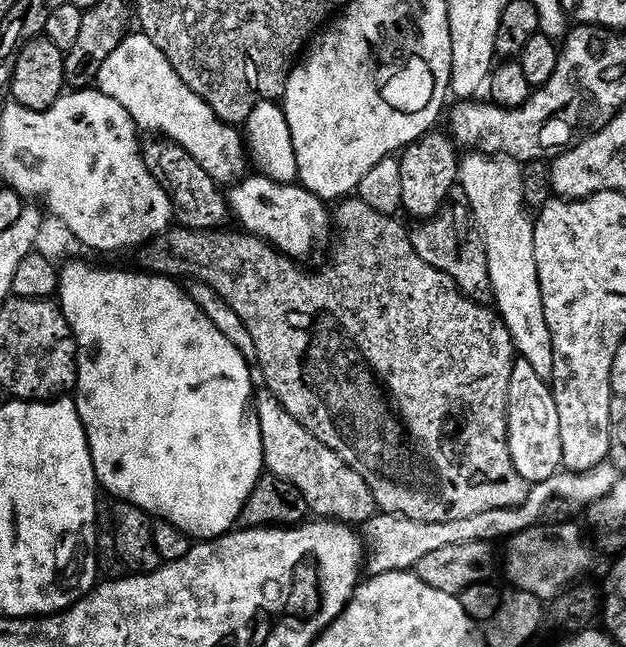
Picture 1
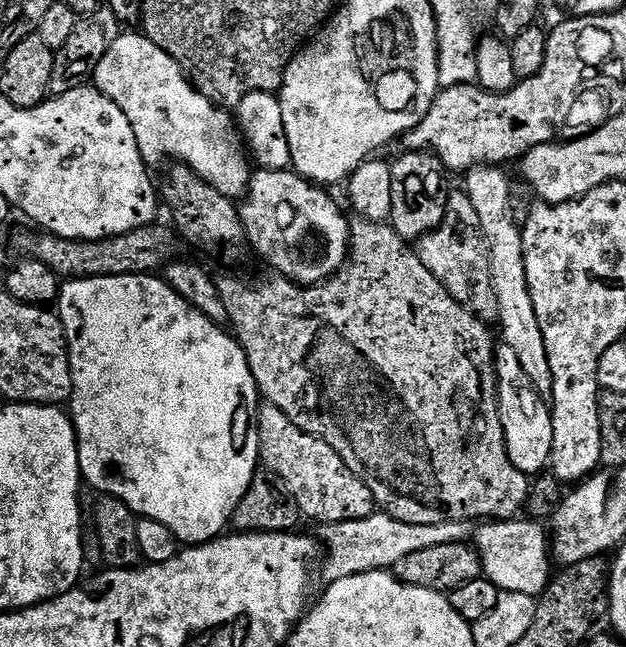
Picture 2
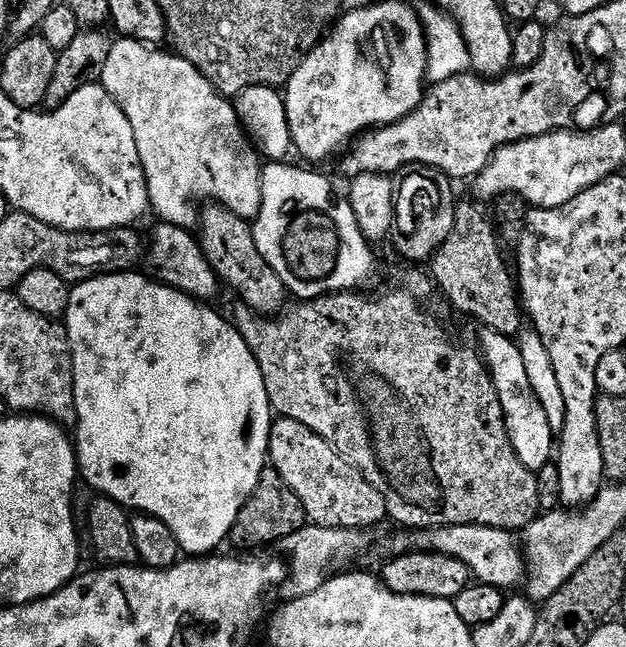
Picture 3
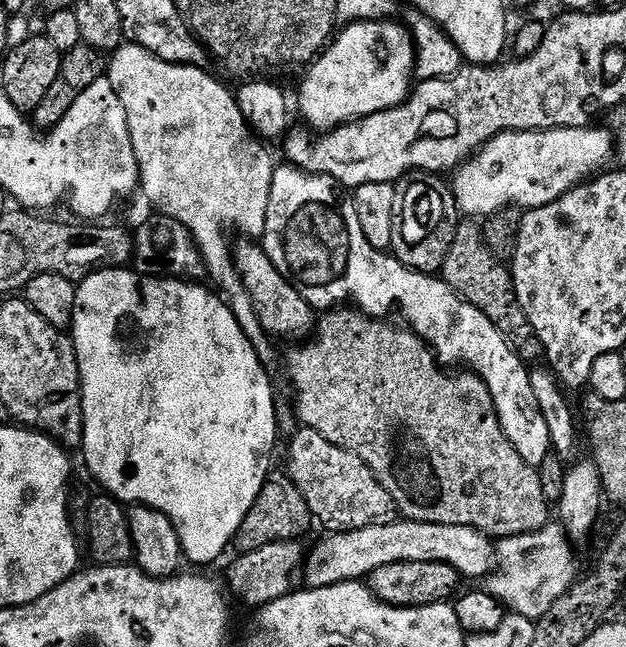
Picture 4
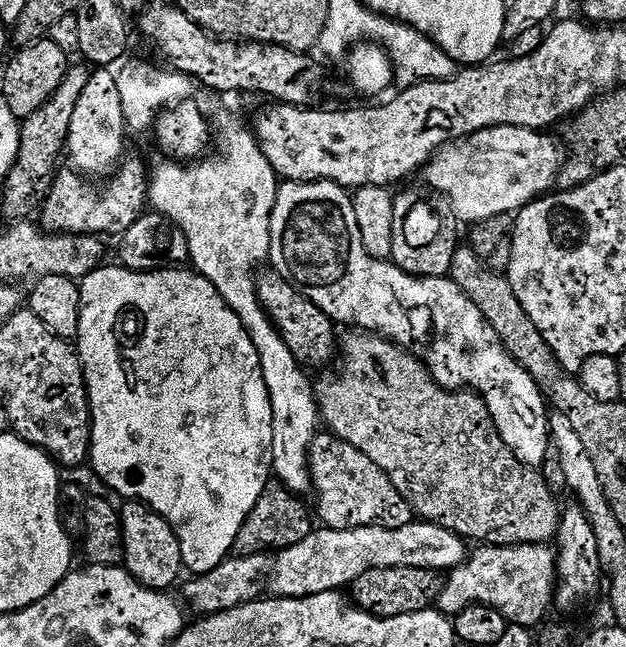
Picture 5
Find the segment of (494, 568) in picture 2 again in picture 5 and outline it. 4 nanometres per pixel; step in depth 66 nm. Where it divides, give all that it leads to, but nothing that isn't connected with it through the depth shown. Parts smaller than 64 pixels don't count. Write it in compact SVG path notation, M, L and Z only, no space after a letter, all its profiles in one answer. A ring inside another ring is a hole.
M413 522L402 528L347 528L341 532L320 526L312 531L310 538L298 542L298 546L290 546L275 557L266 584L270 592L272 588L273 597L289 600L347 589L359 576L366 574L366 570L397 568L398 566L455 570L461 567L466 559L464 547L466 547L465 541L456 533L427 522Z

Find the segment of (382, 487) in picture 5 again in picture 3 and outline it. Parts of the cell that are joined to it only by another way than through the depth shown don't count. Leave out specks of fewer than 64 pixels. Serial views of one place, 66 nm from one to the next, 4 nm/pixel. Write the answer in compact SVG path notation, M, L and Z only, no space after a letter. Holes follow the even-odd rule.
M280 418L273 423L268 458L271 467L286 478L286 486L298 494L311 523L323 528L372 530L375 524L389 519L386 498L378 494L376 487L349 460L314 434L314 430L302 426L302 422Z

